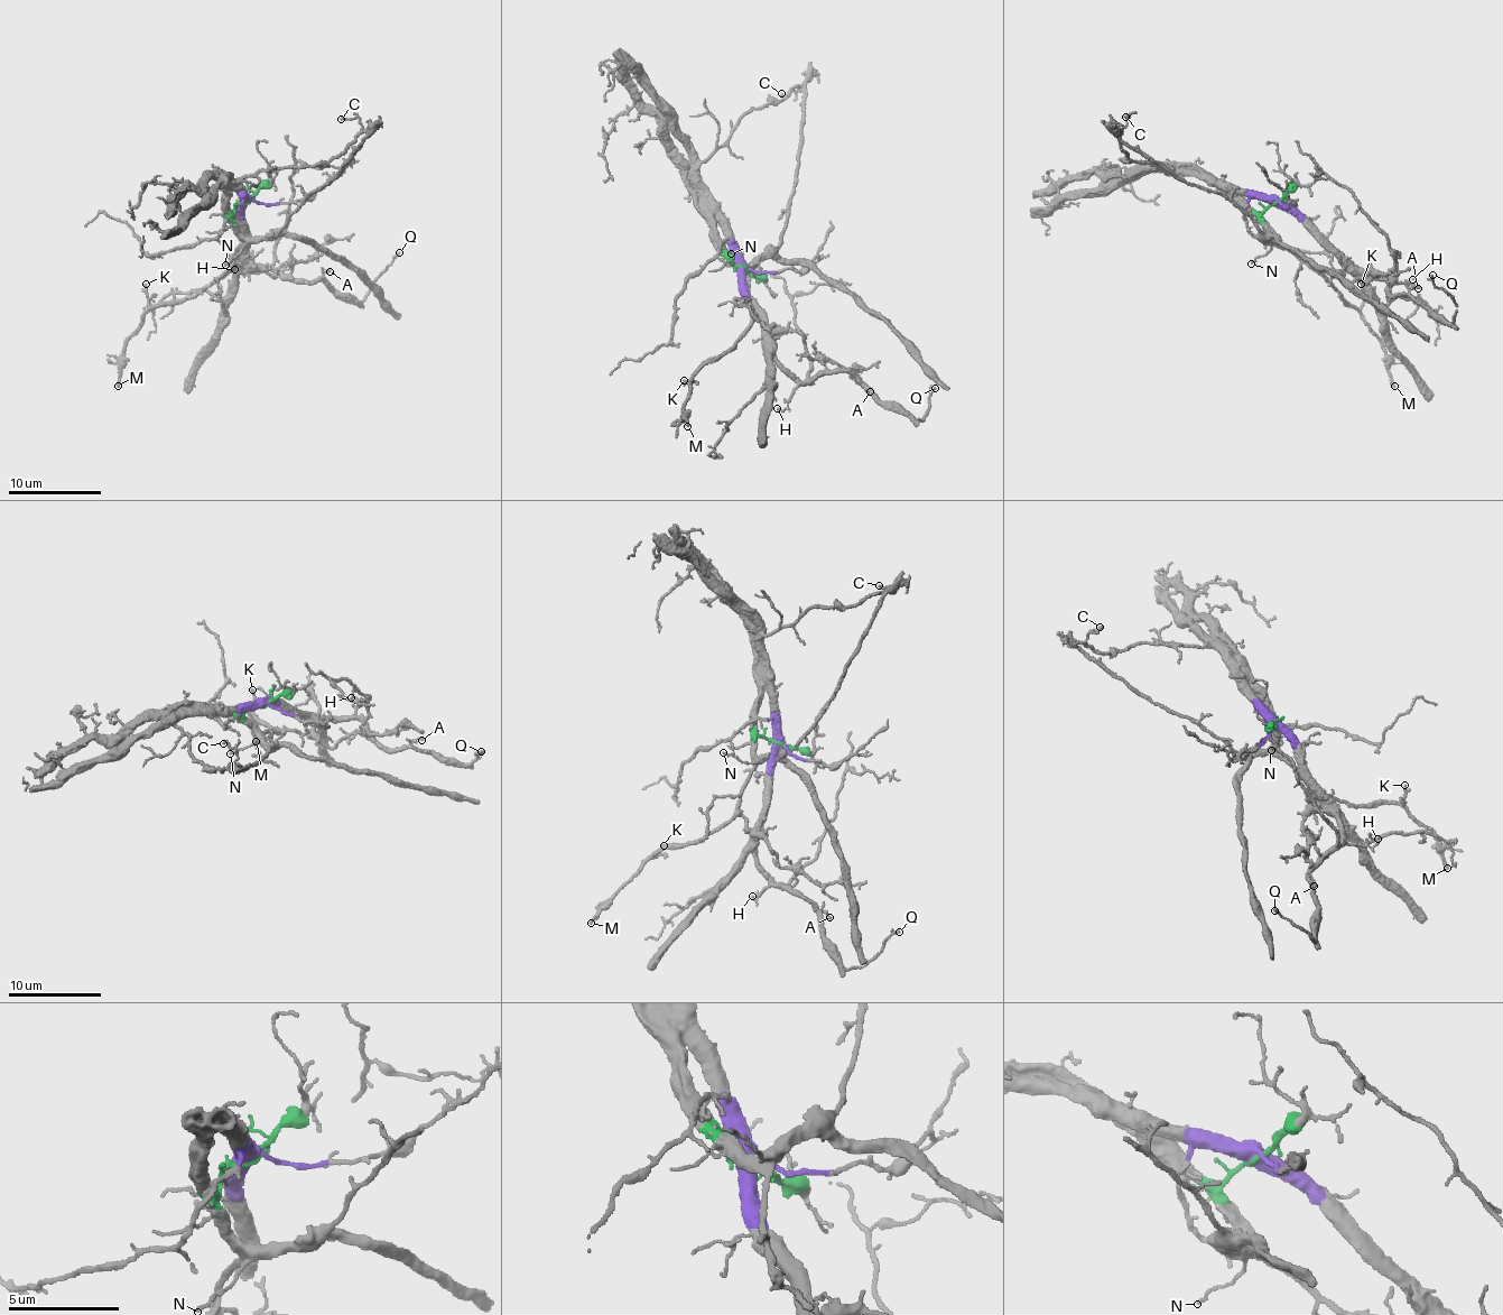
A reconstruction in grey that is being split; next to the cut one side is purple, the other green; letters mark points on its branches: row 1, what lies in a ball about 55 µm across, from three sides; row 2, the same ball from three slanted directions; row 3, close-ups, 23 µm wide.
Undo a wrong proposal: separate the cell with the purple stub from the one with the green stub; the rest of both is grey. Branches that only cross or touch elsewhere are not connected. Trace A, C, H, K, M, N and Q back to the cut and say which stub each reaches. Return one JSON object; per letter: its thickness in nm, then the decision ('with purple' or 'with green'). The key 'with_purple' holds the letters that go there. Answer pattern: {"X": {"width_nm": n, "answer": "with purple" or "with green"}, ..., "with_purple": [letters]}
{"A": {"width_nm": 140, "answer": "with purple"}, "C": {"width_nm": 140, "answer": "with purple"}, "H": {"width_nm": 120, "answer": "with purple"}, "K": {"width_nm": 170, "answer": "with green"}, "M": {"width_nm": 240, "answer": "with green"}, "N": {"width_nm": 130, "answer": "with green"}, "Q": {"width_nm": 160, "answer": "with purple"}, "with_purple": ["A", "C", "H", "Q"]}

